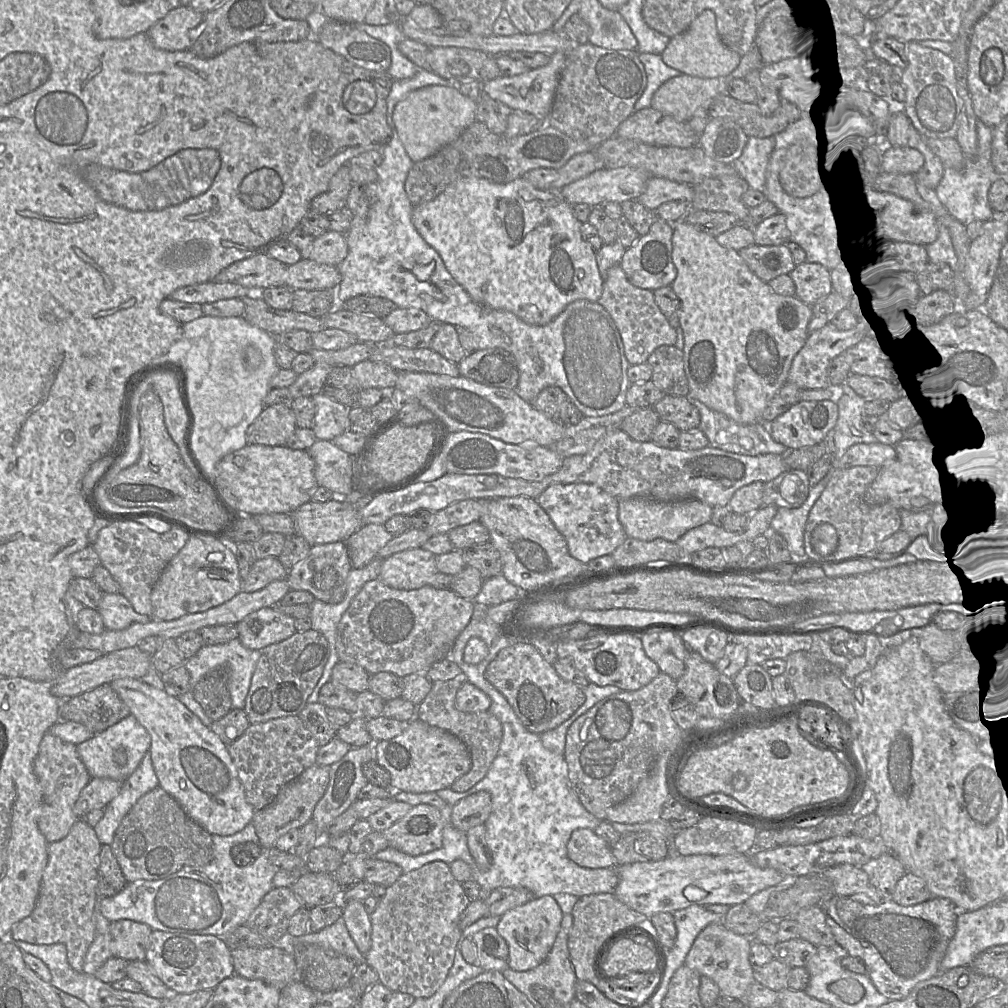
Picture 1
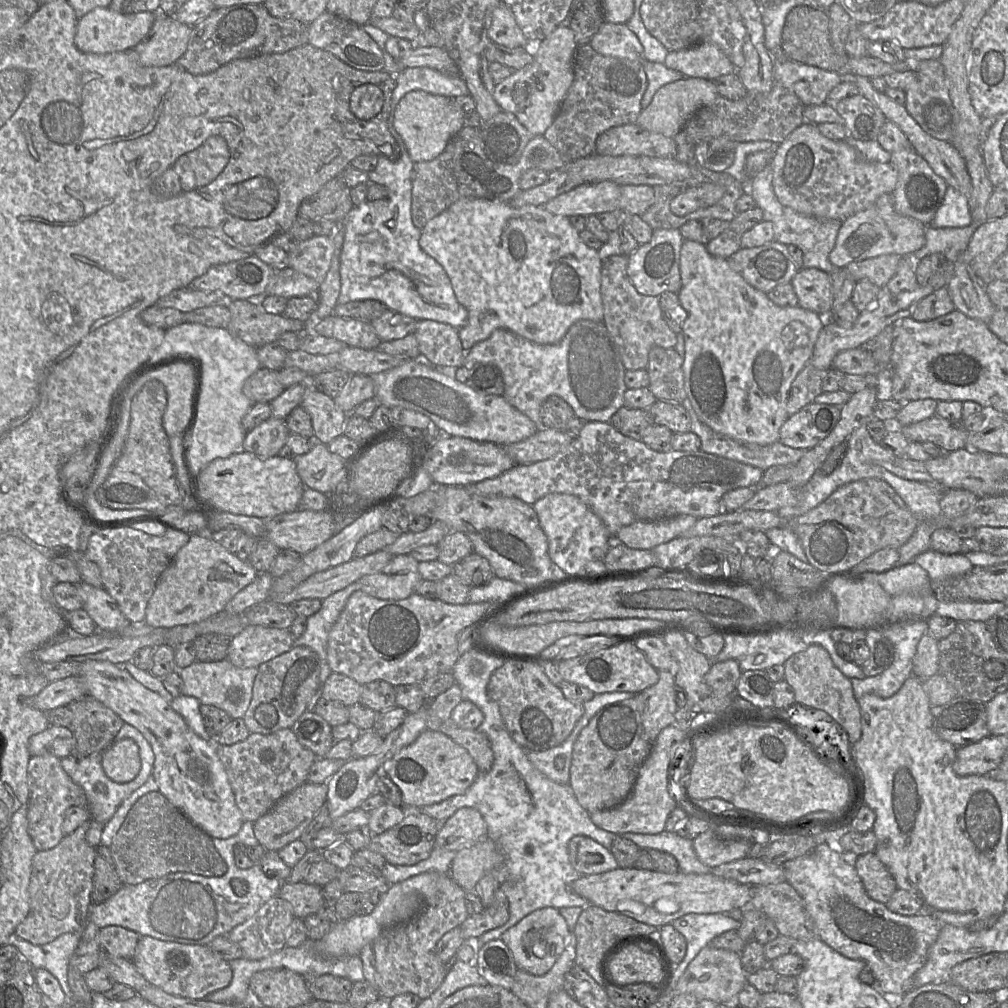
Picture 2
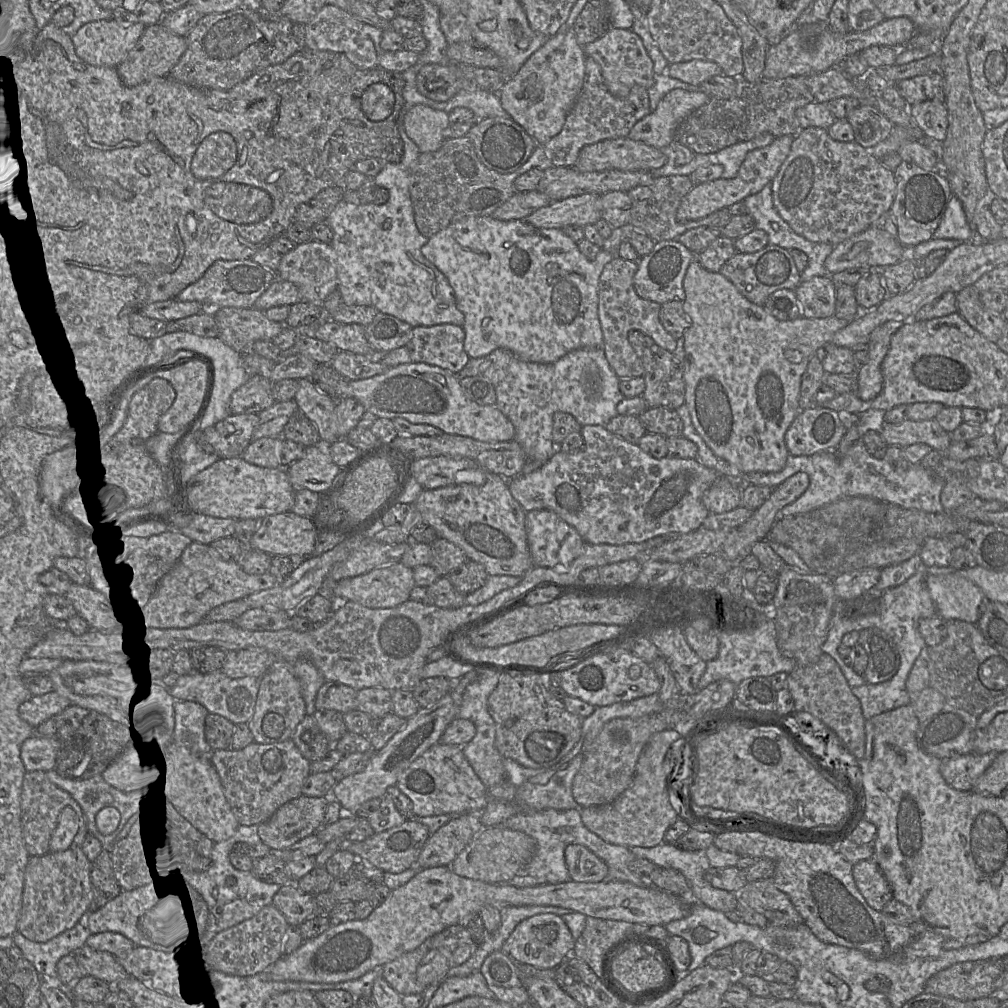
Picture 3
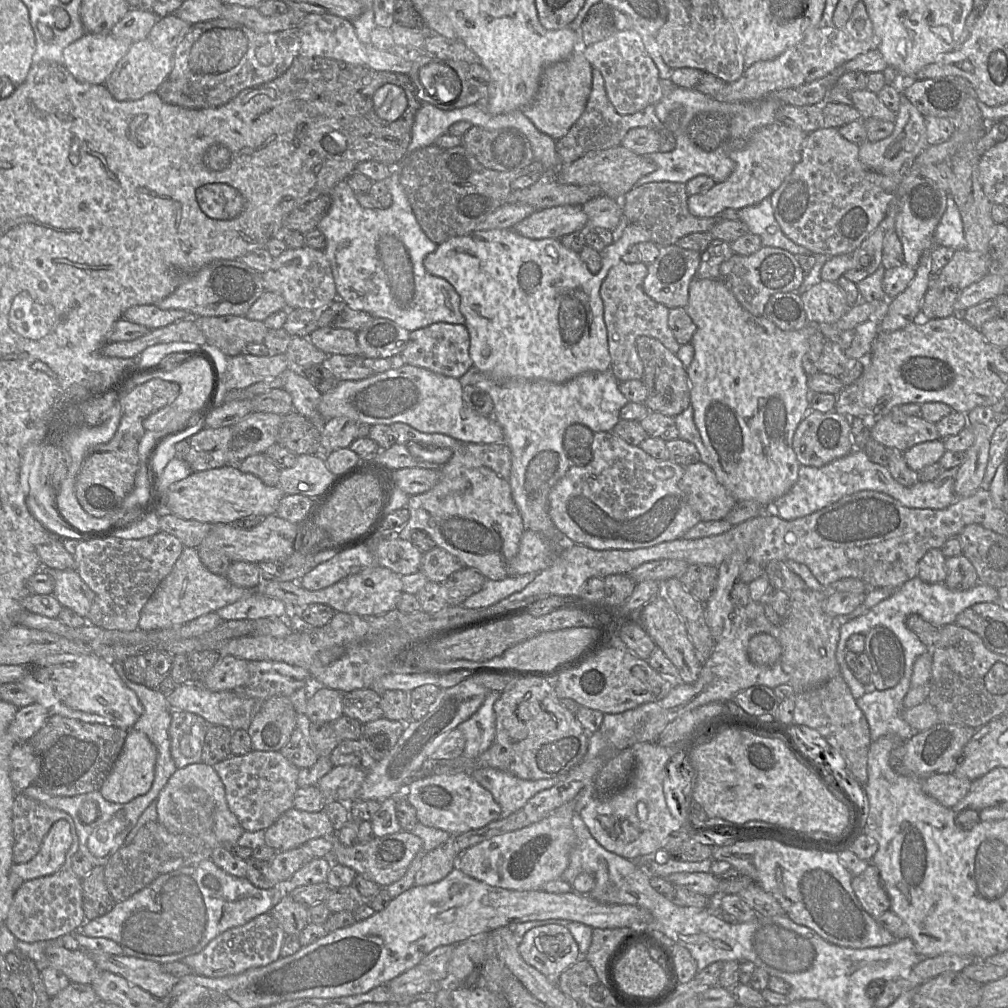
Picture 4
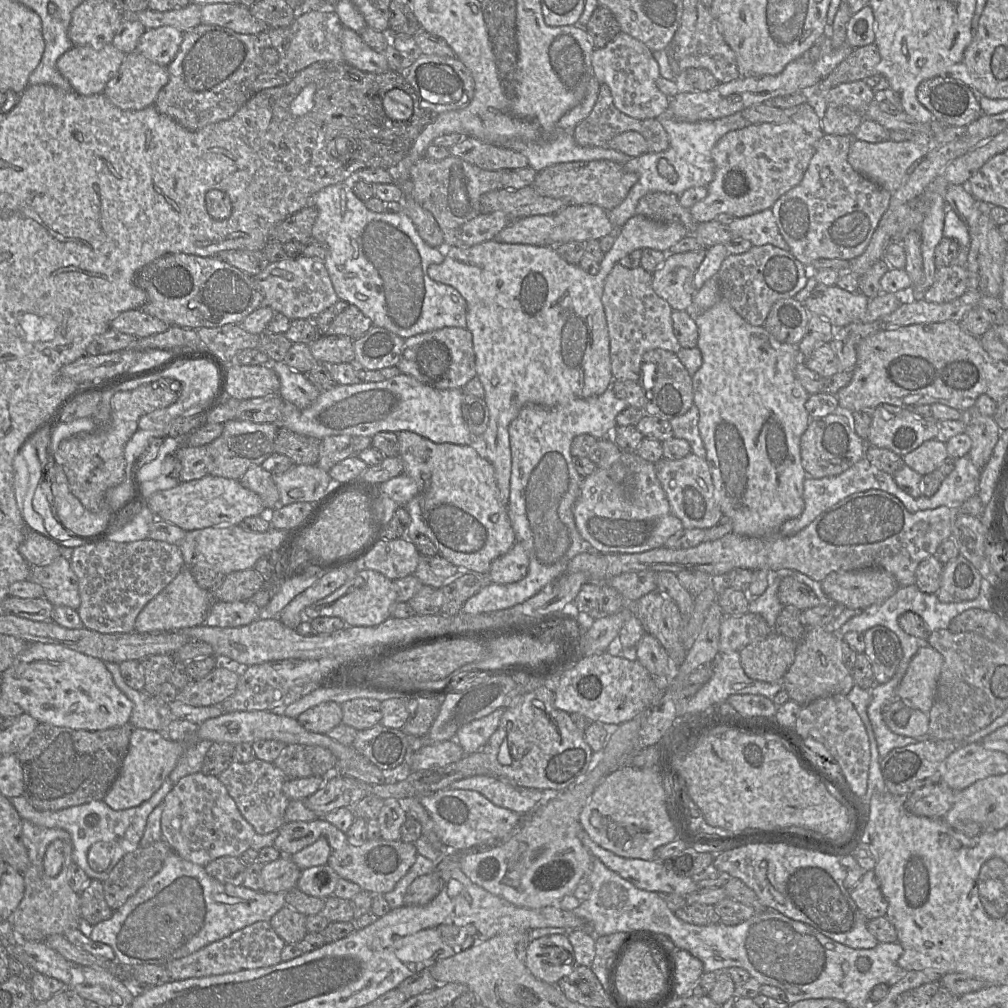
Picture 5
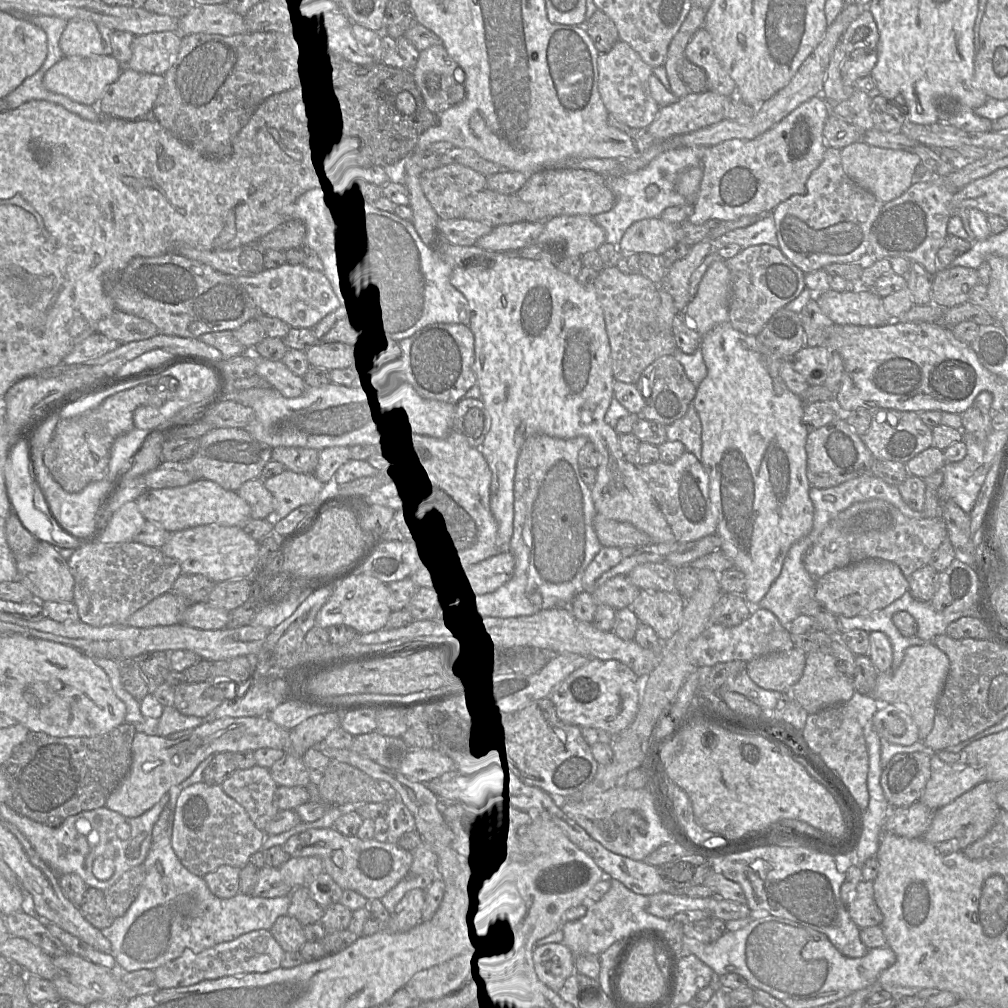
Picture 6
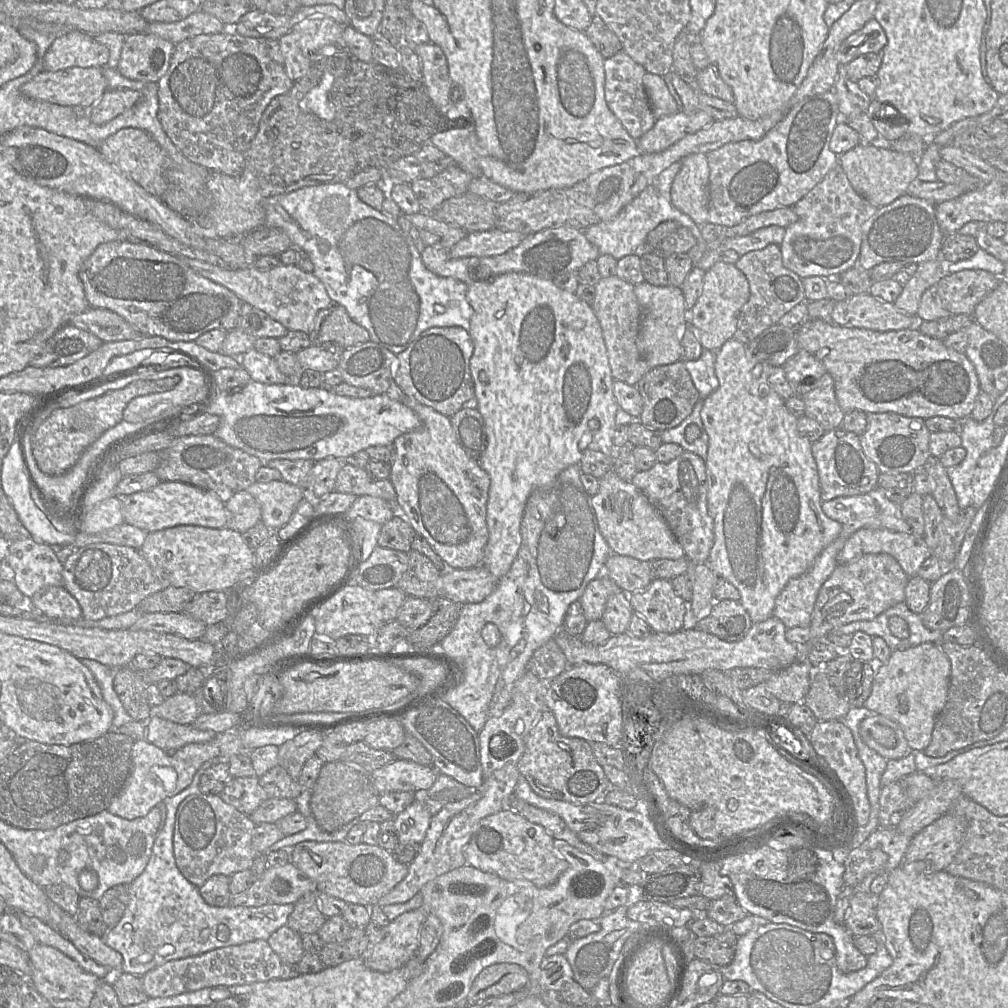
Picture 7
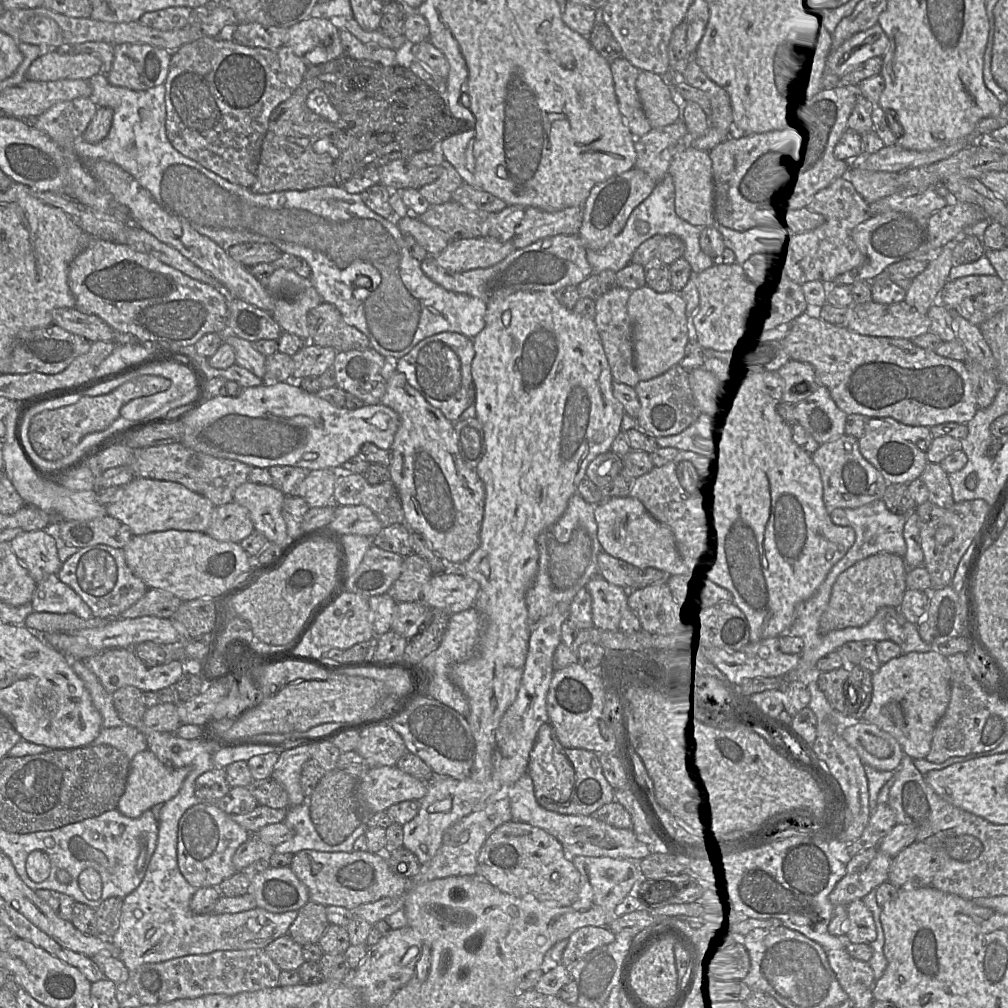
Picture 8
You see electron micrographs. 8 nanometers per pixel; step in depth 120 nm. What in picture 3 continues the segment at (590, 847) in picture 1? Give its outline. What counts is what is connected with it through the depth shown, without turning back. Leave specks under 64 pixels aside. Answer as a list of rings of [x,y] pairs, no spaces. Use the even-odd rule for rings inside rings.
[[[581,844],[568,845],[565,860],[572,881],[601,882],[608,878],[607,865]]]

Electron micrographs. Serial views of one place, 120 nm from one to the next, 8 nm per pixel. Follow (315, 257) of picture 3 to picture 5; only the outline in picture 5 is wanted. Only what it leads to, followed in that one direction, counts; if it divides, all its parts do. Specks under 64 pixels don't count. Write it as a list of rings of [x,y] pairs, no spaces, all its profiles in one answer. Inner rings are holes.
[[[304,255],[295,259],[284,258],[269,263],[253,278],[264,295],[264,304],[290,320],[313,319],[339,300],[325,263],[319,258]]]

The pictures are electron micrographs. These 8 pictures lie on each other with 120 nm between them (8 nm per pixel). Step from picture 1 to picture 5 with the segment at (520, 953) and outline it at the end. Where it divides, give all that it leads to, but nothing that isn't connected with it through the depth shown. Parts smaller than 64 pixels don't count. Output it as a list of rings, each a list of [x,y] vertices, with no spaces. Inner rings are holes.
[[[551,934],[528,943],[526,966],[545,983],[557,985],[576,965],[573,947],[566,935]]]

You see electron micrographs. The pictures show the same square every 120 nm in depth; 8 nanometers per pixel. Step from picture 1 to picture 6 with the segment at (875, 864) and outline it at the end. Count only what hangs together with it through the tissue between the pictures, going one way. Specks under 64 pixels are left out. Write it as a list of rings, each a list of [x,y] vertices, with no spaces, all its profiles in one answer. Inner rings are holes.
[[[861,881],[847,906],[853,922],[860,928],[881,925],[883,914],[874,898],[874,882]]]

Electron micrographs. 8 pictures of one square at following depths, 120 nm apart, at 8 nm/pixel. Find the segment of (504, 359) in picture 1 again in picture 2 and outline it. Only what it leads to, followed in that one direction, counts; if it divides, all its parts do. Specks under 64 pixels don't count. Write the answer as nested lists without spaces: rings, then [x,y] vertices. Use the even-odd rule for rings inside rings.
[[[476,363],[471,367],[460,366],[455,370],[455,379],[481,394],[504,394],[502,373],[492,363]]]

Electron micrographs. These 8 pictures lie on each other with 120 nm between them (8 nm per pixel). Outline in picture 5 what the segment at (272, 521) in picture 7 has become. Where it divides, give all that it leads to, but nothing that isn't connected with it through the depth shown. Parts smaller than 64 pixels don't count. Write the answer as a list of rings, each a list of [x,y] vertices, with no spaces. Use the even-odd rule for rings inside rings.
[[[294,465],[284,473],[273,476],[274,482],[279,490],[279,501],[276,508],[286,506],[295,502],[313,502],[323,496],[329,486],[335,481],[329,472],[318,465]]]

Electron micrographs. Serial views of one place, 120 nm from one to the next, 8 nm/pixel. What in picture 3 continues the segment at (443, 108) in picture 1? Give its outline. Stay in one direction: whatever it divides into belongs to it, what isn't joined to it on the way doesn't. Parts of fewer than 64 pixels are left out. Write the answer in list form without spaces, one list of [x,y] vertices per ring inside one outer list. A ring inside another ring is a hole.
[[[423,104],[414,105],[402,118],[402,127],[421,153],[437,150],[446,140],[448,113]]]

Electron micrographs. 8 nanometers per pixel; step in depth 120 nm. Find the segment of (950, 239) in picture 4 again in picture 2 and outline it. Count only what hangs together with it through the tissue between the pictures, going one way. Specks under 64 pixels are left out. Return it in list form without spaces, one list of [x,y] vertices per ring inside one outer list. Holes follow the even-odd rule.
[[[948,186],[945,197],[929,226],[933,228],[963,228],[971,223],[967,198],[952,186]]]

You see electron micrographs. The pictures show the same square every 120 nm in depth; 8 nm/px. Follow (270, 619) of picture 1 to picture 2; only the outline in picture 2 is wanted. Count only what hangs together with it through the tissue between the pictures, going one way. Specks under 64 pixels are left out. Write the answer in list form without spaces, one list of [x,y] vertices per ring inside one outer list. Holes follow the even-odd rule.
[[[246,625],[232,638],[227,658],[238,668],[258,668],[293,646],[294,636],[290,629]]]

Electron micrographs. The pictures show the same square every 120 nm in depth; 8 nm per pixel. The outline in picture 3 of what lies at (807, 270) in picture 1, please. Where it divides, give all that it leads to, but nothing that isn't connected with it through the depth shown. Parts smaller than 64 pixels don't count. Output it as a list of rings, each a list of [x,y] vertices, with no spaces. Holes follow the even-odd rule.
[[[830,276],[812,277],[794,290],[806,318],[829,318],[834,316],[837,287]]]

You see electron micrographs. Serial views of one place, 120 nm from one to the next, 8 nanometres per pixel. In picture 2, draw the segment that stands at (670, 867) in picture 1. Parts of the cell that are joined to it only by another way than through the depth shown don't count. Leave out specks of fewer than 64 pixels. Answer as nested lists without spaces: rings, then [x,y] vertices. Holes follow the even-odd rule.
[[[635,867],[581,876],[571,884],[572,891],[591,905],[629,916],[658,929],[686,914],[725,913],[747,908],[751,901],[751,887],[755,886],[721,878],[712,870],[705,874],[685,874],[680,871],[668,874]]]

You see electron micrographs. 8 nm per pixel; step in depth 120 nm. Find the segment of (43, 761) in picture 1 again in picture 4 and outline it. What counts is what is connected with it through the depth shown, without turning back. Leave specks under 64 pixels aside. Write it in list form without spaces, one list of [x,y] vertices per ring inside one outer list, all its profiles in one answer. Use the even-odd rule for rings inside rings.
[[[18,793],[13,806],[14,862],[22,864],[33,859],[53,824],[60,819],[74,824],[72,817],[64,811]]]

